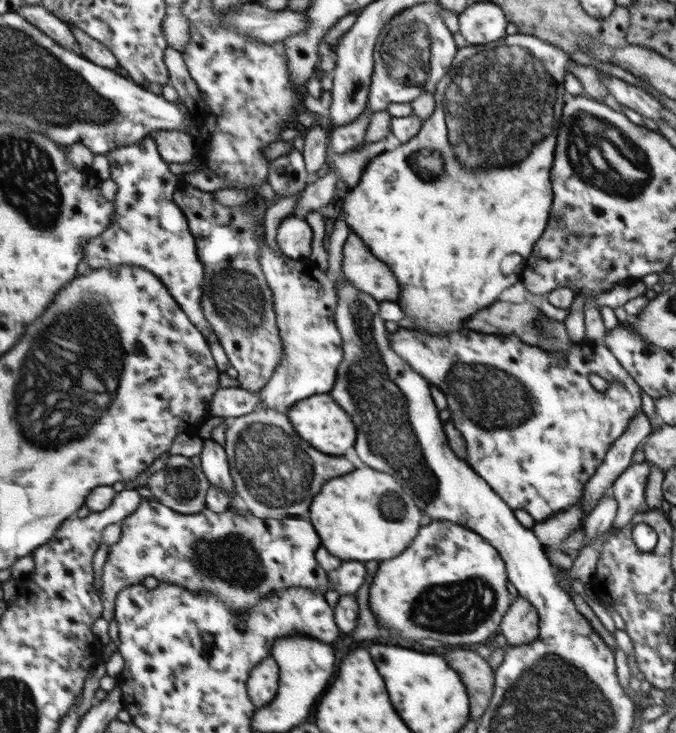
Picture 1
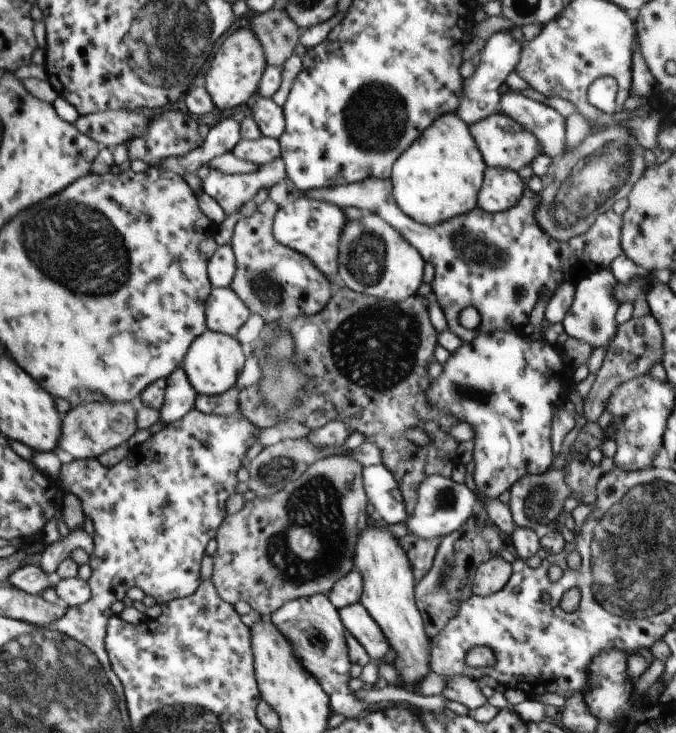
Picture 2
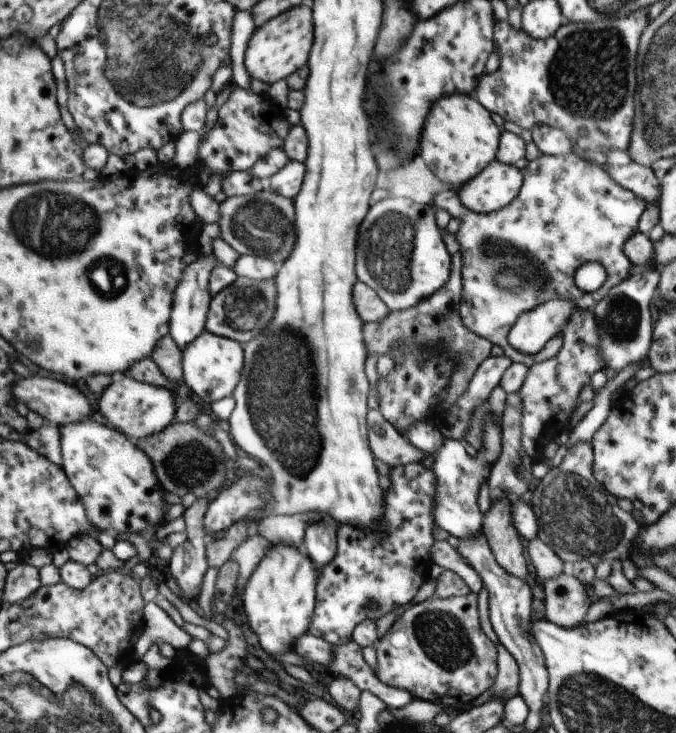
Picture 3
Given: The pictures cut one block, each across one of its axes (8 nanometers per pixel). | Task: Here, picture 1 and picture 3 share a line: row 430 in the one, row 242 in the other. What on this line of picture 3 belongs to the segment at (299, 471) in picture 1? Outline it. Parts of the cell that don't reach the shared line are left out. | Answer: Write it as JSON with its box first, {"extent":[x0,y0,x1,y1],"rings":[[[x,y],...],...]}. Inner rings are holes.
{"extent":[217,190,296,265],"rings":[[[265,190],[251,195],[234,195],[227,197],[217,205],[217,223],[222,237],[239,255],[266,257],[276,265],[287,259],[296,244],[294,232],[294,206],[292,200],[277,192]]]}

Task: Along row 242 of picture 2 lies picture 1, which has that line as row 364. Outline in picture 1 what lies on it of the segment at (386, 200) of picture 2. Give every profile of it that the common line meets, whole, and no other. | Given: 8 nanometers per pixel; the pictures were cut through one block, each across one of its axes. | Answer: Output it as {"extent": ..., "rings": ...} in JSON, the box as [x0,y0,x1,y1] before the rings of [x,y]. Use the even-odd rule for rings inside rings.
{"extent":[387,327,642,523],"rings":[[[392,327],[387,335],[392,352],[406,360],[419,375],[424,376],[428,382],[437,386],[447,397],[447,408],[450,410],[453,425],[462,433],[467,444],[467,463],[490,485],[490,488],[494,489],[494,492],[498,493],[498,496],[502,497],[502,500],[513,511],[525,510],[533,517],[535,523],[543,523],[552,515],[559,514],[568,507],[574,507],[581,500],[586,483],[594,476],[596,469],[602,464],[612,443],[626,432],[626,428],[629,427],[630,422],[637,415],[637,411],[642,411],[641,387],[602,342],[577,344],[566,352],[568,358],[564,362],[558,362],[558,353],[544,352],[542,348],[524,344],[519,336],[472,332],[472,330],[466,330],[466,328],[462,330],[460,328],[460,332],[450,332],[446,336],[439,337],[422,334],[414,329],[404,327]],[[592,372],[602,376],[608,382],[608,388],[605,392],[594,389],[588,381],[588,376]]]}

